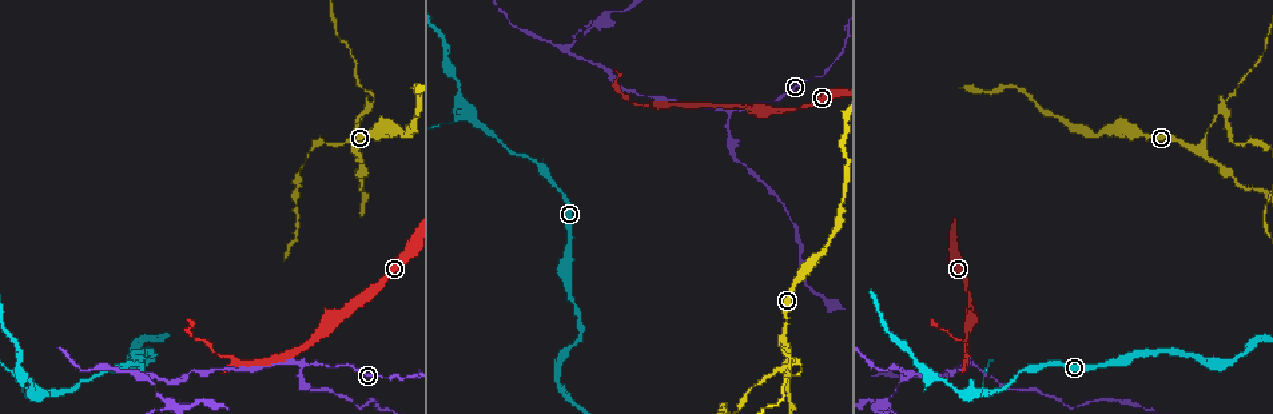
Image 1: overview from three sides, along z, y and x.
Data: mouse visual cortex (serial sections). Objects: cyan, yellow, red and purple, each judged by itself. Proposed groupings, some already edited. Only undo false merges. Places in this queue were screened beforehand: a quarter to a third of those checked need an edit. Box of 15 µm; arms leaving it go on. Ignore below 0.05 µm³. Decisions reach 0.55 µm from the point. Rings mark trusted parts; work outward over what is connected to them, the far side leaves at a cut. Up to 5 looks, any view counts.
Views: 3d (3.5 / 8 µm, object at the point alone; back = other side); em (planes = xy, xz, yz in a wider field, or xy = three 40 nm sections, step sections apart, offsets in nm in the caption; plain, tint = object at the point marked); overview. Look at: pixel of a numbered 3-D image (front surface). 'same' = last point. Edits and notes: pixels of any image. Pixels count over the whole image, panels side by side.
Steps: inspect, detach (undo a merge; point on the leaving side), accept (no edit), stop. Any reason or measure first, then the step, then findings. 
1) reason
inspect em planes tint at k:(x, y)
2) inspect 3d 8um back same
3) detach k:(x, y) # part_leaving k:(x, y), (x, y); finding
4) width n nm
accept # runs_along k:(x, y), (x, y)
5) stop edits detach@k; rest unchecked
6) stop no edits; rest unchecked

branch point
inspect 3d 3.5um at 1:(972, 362)

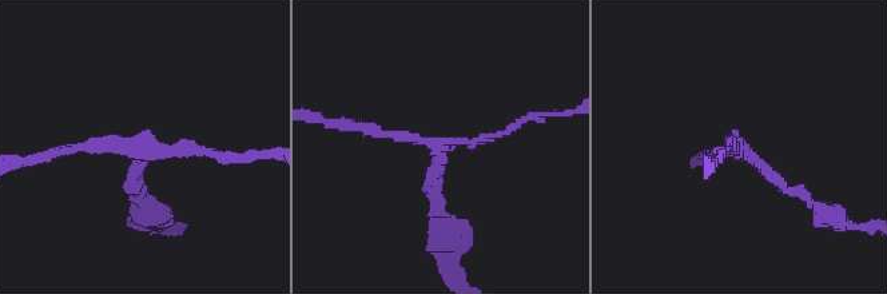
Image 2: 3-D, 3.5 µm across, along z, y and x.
arms 3; arm_widths 100, 150, 150 nm
inspect em xy step 5 tint at 2:(461, 140)

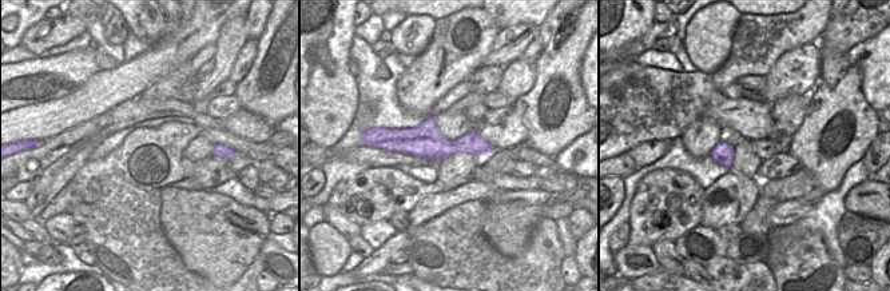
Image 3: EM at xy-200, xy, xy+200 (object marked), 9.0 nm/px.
accept # runs_along 3:(392, 140), (488, 150); all the same cell

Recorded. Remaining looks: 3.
calibre changes
inspect 3d 3.5um at 1:(662, 108)

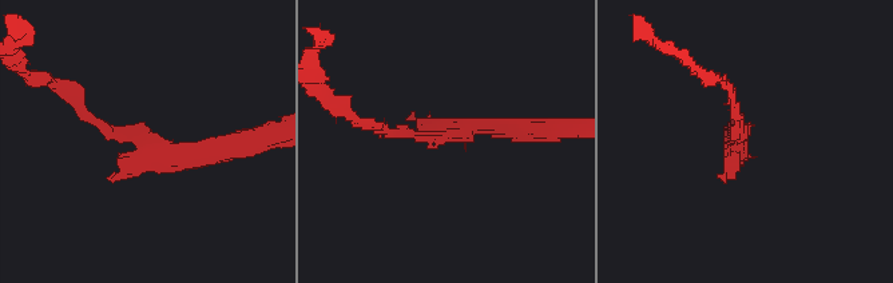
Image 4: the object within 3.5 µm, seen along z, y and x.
now the EM
inspect em xy step 3 tint at 4:(738, 149)

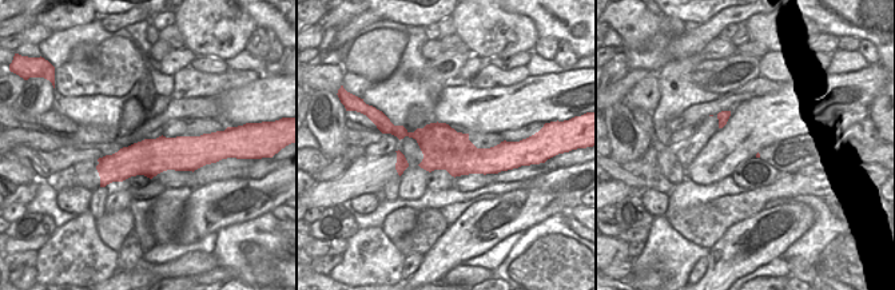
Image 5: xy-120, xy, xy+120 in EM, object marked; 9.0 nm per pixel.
accept # runs_along 4:(242, 146), (159, 154), (78, 104); continuous, no second cell

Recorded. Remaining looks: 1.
stop no edits; rest unchecked

